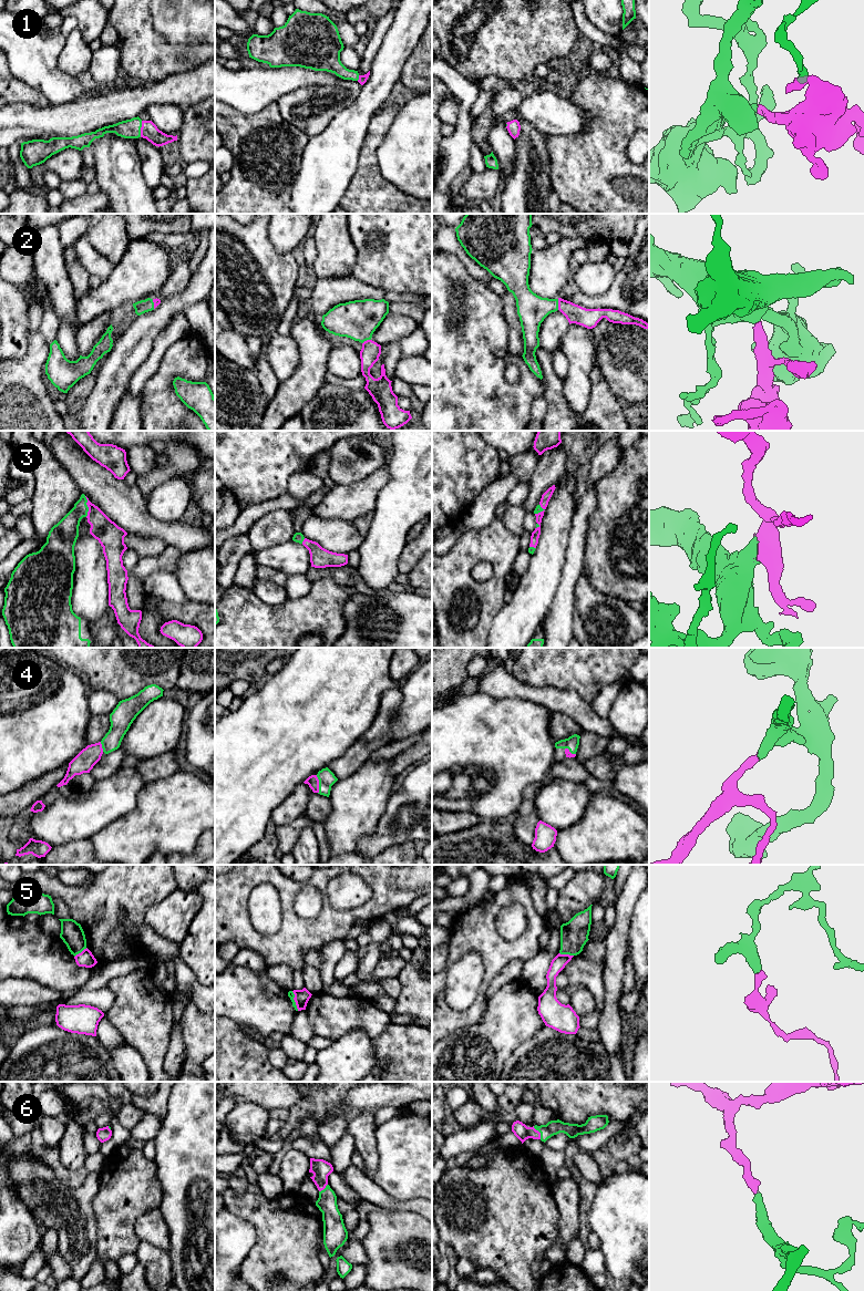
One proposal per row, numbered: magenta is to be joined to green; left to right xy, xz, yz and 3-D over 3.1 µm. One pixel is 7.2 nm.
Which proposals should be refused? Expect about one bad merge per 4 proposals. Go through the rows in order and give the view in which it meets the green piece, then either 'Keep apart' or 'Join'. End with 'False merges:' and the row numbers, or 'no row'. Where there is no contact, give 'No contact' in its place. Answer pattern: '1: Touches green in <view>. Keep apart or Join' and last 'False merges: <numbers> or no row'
1: Touches green in xy. Join
2: Touches green in yz. Join
3: Touches green in xy. Join
4: Touches green in xz. Join
5: Touches green in xz. Keep apart
6: Touches green in yz. Join
False merges: 5

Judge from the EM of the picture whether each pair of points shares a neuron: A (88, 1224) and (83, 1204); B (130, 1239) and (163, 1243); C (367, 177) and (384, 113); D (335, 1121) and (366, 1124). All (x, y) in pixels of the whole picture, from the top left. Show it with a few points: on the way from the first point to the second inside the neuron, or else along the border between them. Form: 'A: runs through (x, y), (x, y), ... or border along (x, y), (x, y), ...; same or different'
A: runs through (83, 1219), (83, 1208); same
B: border along (144, 1215), (135, 1222), (135, 1235), (140, 1240); different
C: runs through (368, 162), (368, 150), (378, 128); same
D: border along (348, 1123), (346, 1131); different

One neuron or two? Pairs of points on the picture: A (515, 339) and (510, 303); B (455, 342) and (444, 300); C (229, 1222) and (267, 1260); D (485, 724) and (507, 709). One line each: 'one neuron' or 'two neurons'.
A: one neuron
B: one neuron
C: two neurons
D: one neuron

